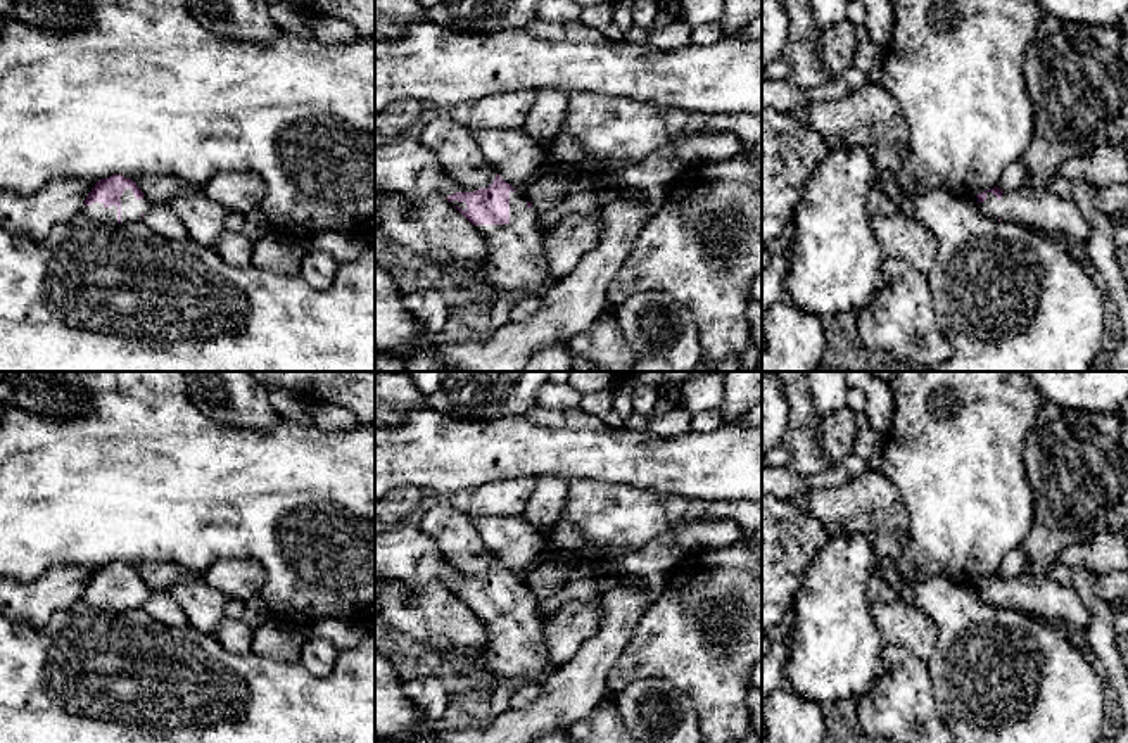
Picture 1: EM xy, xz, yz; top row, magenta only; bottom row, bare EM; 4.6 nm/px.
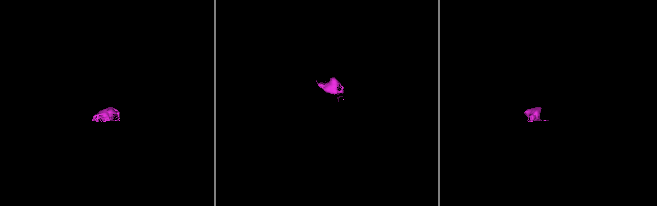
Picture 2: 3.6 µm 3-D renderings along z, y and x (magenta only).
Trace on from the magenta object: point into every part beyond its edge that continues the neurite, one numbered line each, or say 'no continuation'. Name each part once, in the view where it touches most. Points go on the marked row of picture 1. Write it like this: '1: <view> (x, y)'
1: xy (132, 209)

